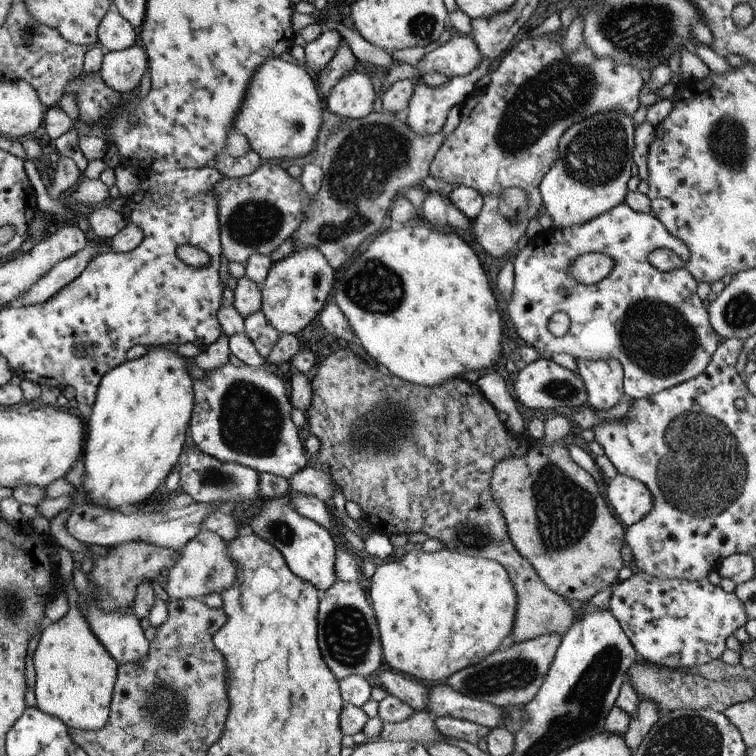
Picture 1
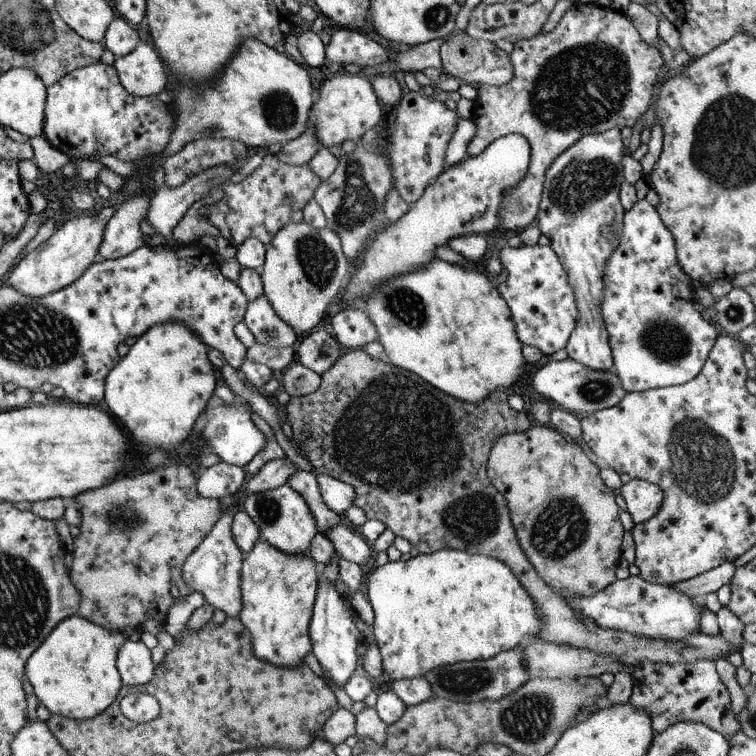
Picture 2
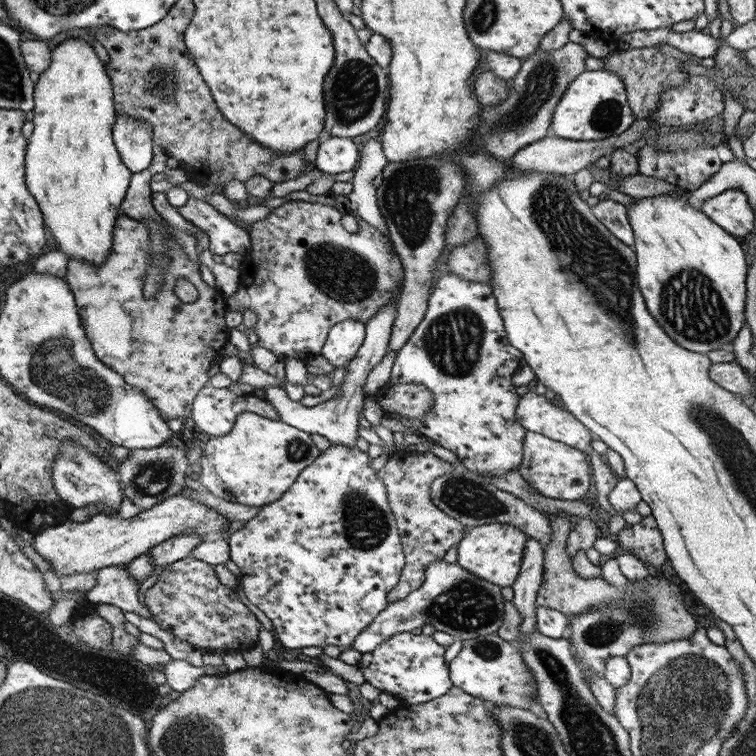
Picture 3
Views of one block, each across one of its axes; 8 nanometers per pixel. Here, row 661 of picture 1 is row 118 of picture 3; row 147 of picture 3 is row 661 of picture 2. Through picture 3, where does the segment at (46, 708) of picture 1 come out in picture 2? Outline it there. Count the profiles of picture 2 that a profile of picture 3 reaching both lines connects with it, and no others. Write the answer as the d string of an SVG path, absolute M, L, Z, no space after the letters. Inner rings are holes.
M79 615L60 620L31 653L24 674L36 696L51 715L87 720L103 712L115 700L122 682L115 666L117 650L125 642L117 630L101 628Z

